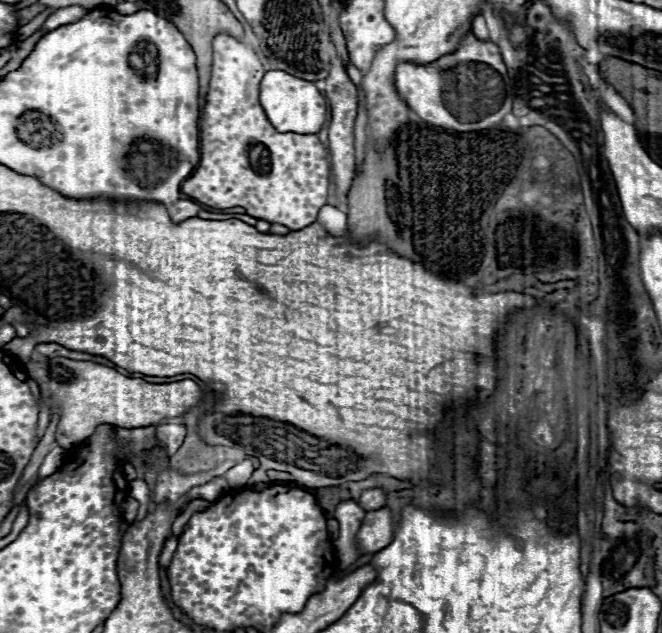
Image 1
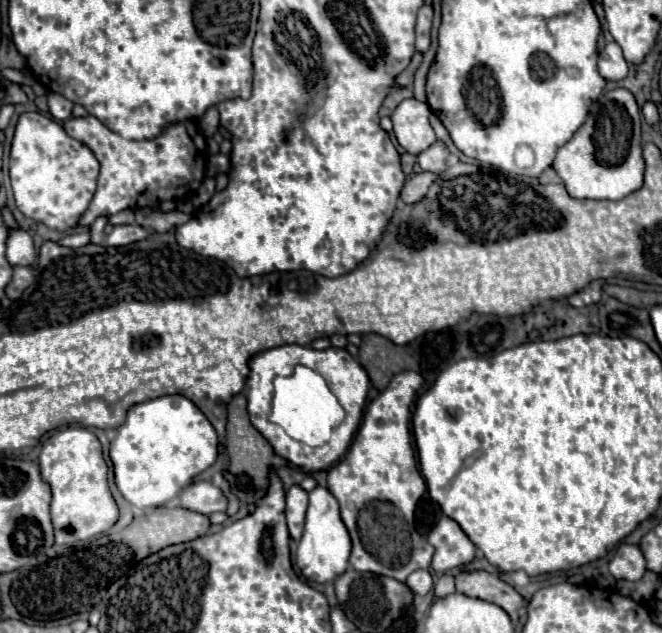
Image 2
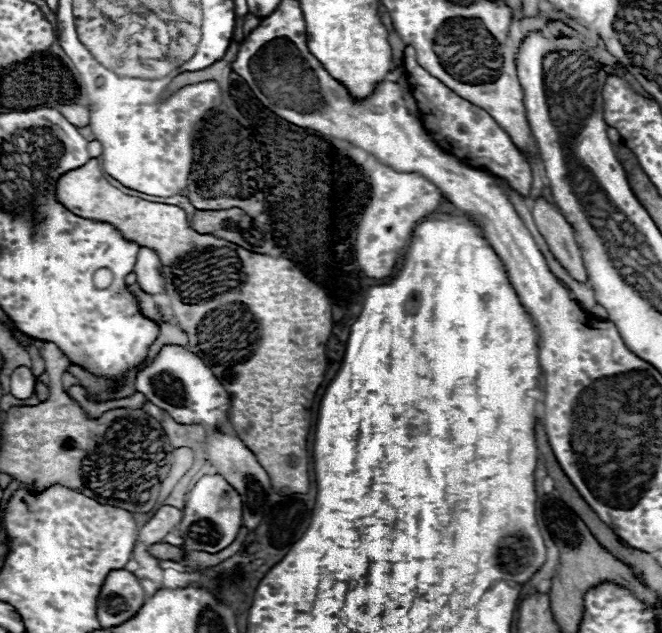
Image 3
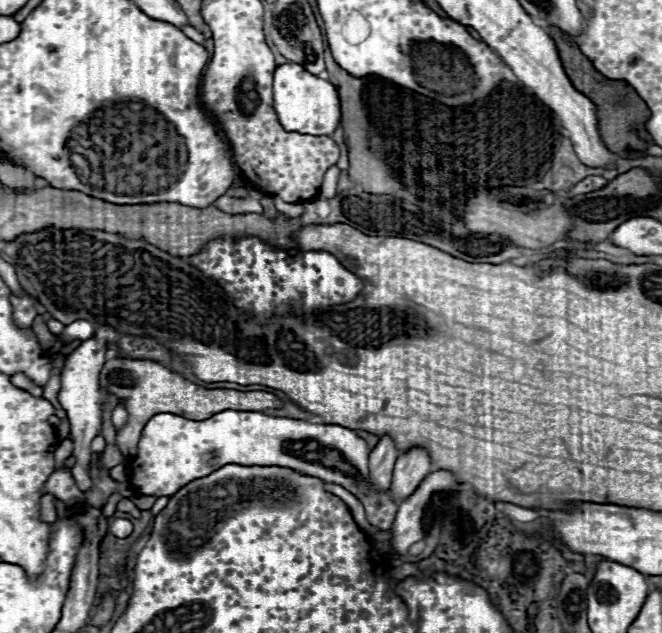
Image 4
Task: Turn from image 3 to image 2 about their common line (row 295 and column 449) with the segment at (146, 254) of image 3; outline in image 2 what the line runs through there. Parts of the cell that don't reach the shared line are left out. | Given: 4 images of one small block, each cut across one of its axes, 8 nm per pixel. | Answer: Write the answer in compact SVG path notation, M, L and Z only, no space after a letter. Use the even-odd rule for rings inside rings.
M438 140L438 142L432 144L432 148L424 150L422 154L418 154L418 164L420 164L422 170L426 170L426 172L440 174L440 172L446 168L448 156L450 156L448 146L446 146L442 140Z

